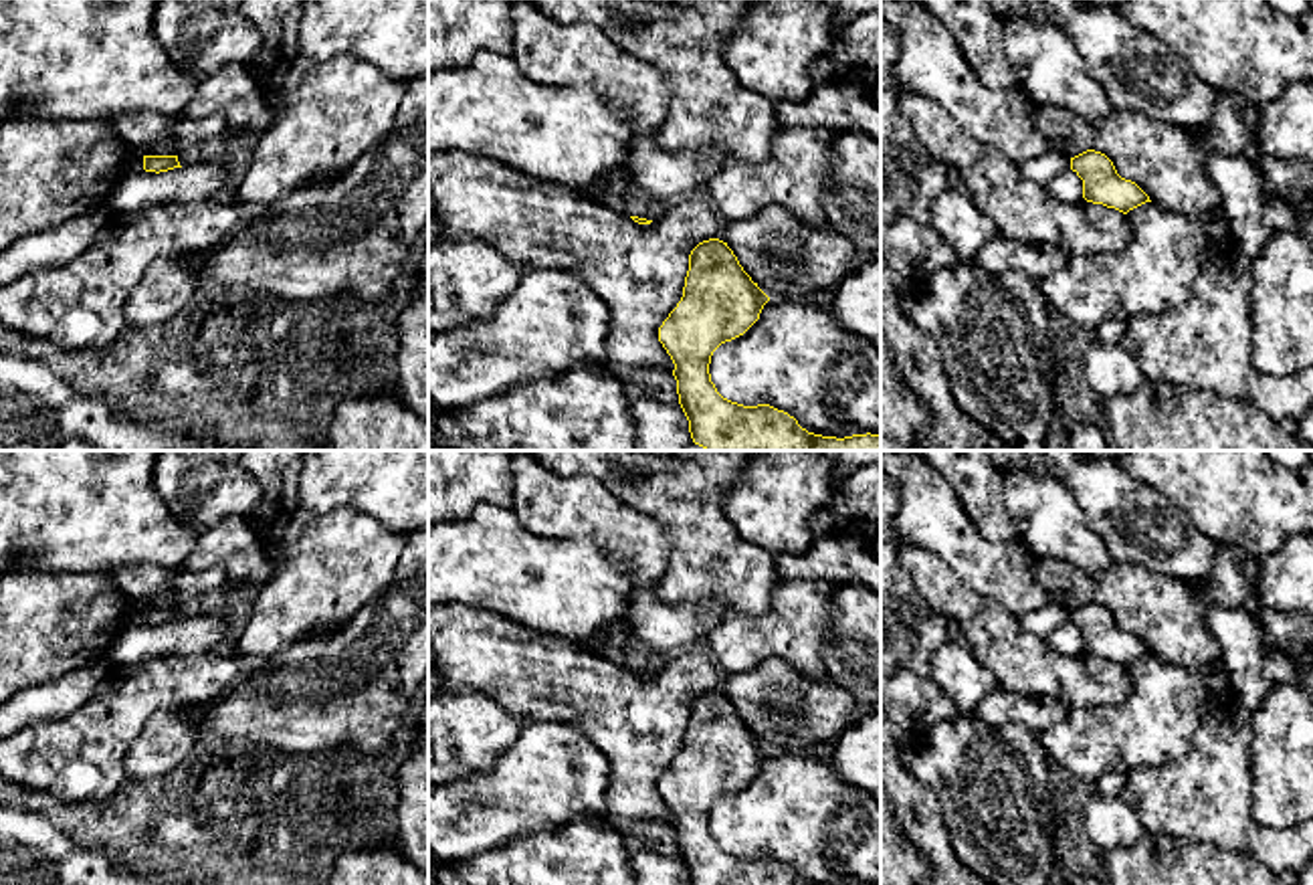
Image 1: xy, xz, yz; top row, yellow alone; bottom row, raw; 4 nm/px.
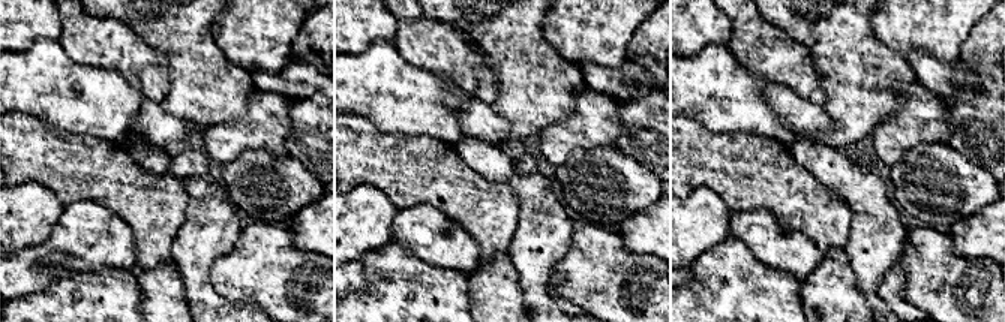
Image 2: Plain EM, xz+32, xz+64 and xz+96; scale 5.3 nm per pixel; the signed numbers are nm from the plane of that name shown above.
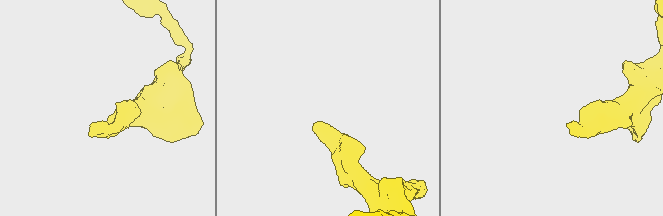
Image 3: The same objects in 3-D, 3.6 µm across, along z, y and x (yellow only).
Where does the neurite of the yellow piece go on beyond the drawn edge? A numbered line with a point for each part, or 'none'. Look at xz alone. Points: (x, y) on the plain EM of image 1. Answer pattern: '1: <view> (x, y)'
none

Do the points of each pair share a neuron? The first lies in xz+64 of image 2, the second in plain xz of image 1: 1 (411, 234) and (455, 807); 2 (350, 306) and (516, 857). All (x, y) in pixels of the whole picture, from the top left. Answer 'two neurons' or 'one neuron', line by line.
1: one neuron
2: one neuron

